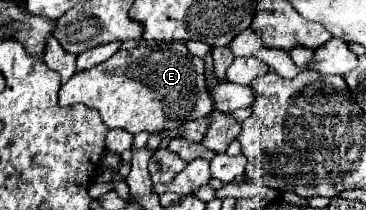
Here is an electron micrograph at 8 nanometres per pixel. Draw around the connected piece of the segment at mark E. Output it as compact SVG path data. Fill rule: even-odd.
M140 42L138 48L118 52L112 58L108 58L104 64L98 64L86 72L76 72L66 84L62 84L58 102L62 106L72 106L72 104L86 104L90 108L96 108L104 120L104 124L112 128L124 128L132 134L138 132L180 132L182 126L188 120L198 120L210 114L212 110L212 98L206 88L204 80L204 62L202 58L190 54L182 42Z

